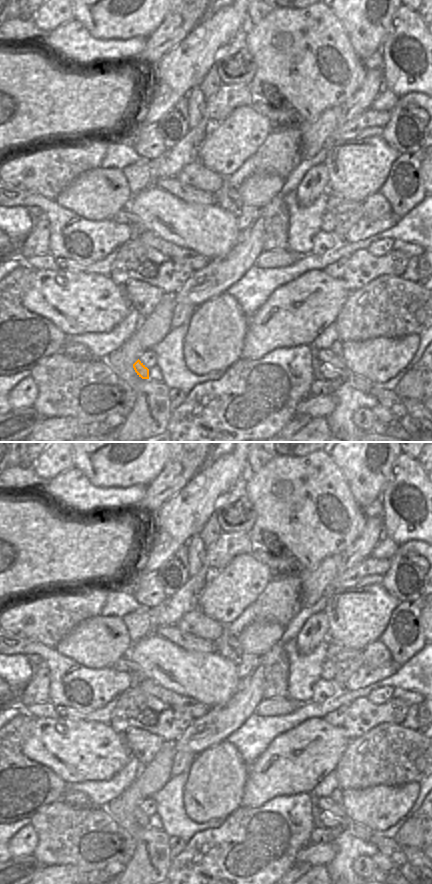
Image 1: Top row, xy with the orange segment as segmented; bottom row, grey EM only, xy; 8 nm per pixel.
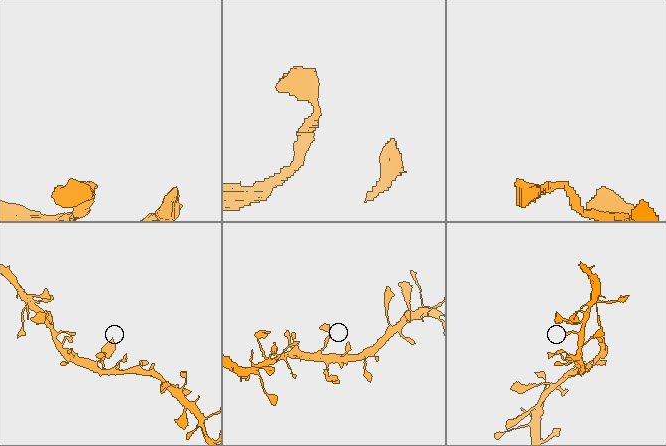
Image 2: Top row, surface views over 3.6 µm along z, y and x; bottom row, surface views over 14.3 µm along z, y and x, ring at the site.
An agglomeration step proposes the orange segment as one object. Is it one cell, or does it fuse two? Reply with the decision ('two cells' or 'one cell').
one cell

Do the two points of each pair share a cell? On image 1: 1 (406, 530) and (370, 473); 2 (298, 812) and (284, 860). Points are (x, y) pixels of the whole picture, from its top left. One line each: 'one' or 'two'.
1: two
2: one

